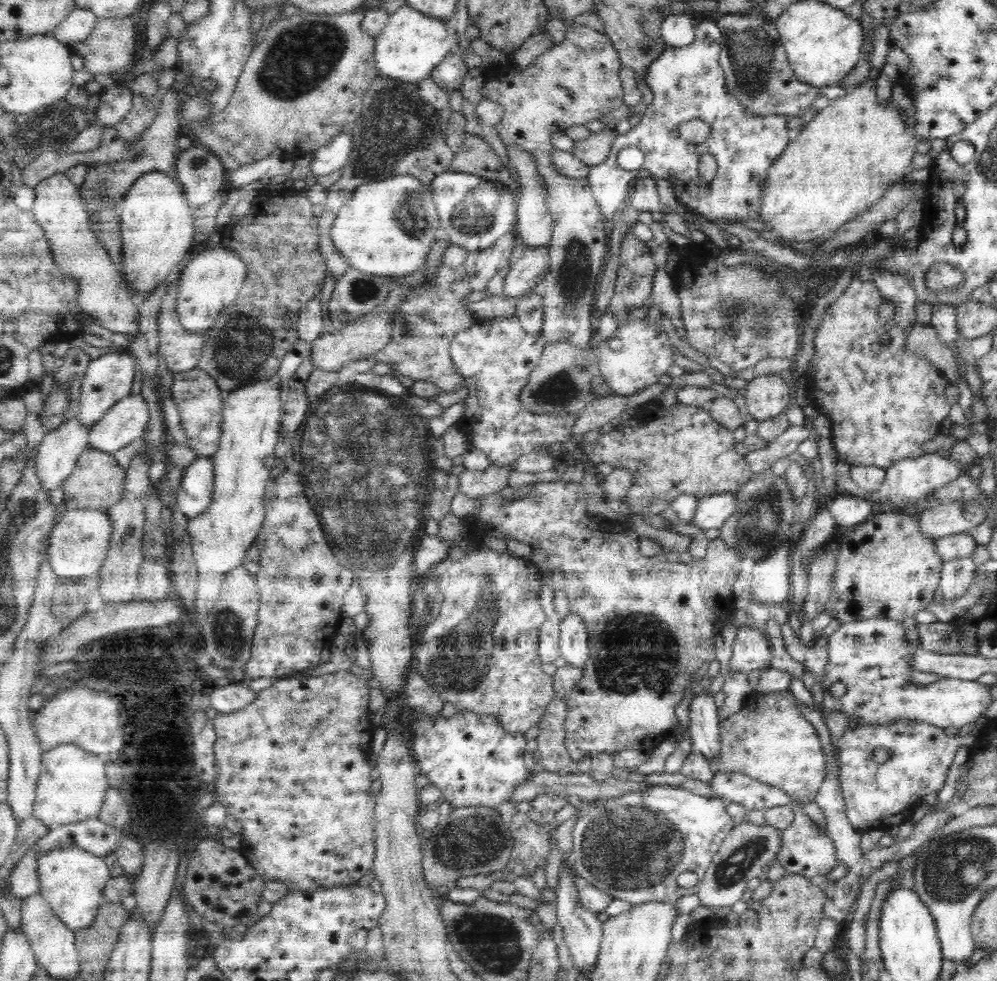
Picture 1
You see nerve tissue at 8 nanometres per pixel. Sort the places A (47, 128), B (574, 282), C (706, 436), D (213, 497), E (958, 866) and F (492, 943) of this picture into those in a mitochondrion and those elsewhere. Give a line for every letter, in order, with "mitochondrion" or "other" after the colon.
A: mitochondrion
B: mitochondrion
C: other
D: other
E: mitochondrion
F: mitochondrion

